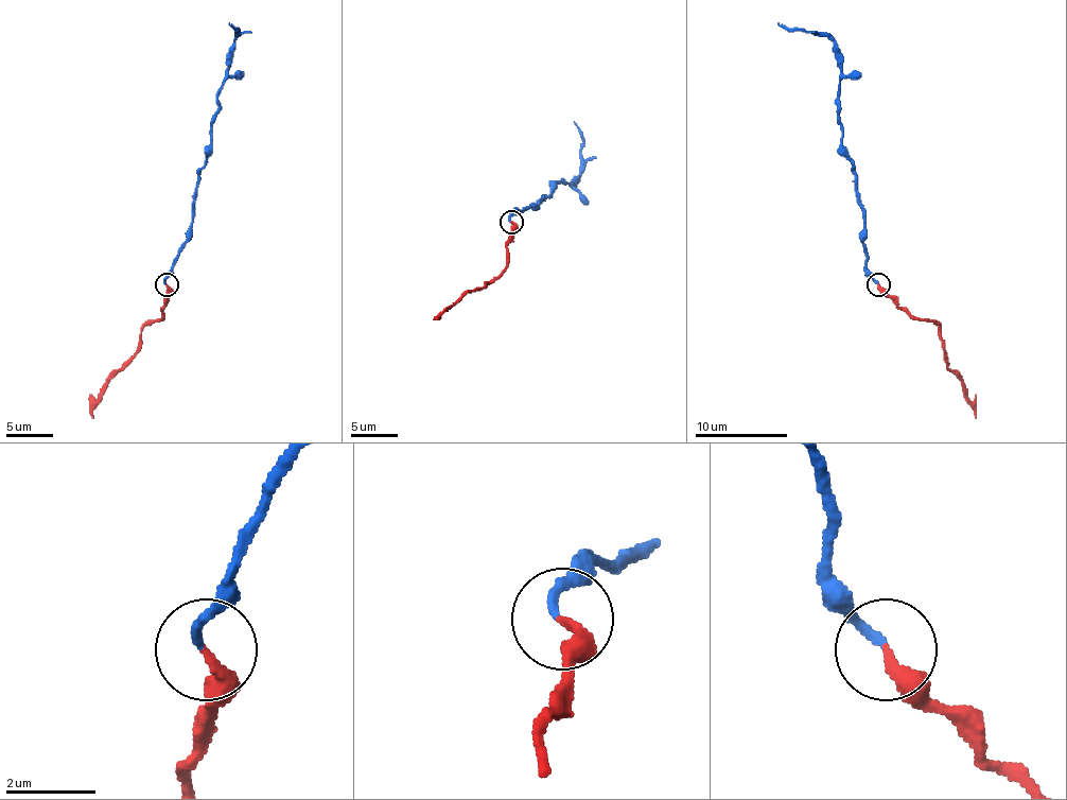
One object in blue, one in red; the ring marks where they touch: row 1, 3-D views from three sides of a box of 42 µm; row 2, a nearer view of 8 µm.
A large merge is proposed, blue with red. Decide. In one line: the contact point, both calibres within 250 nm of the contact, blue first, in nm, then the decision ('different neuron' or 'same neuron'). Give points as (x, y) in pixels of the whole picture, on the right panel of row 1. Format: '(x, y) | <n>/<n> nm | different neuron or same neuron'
(878, 284) | 190/240 nm | same neuron

